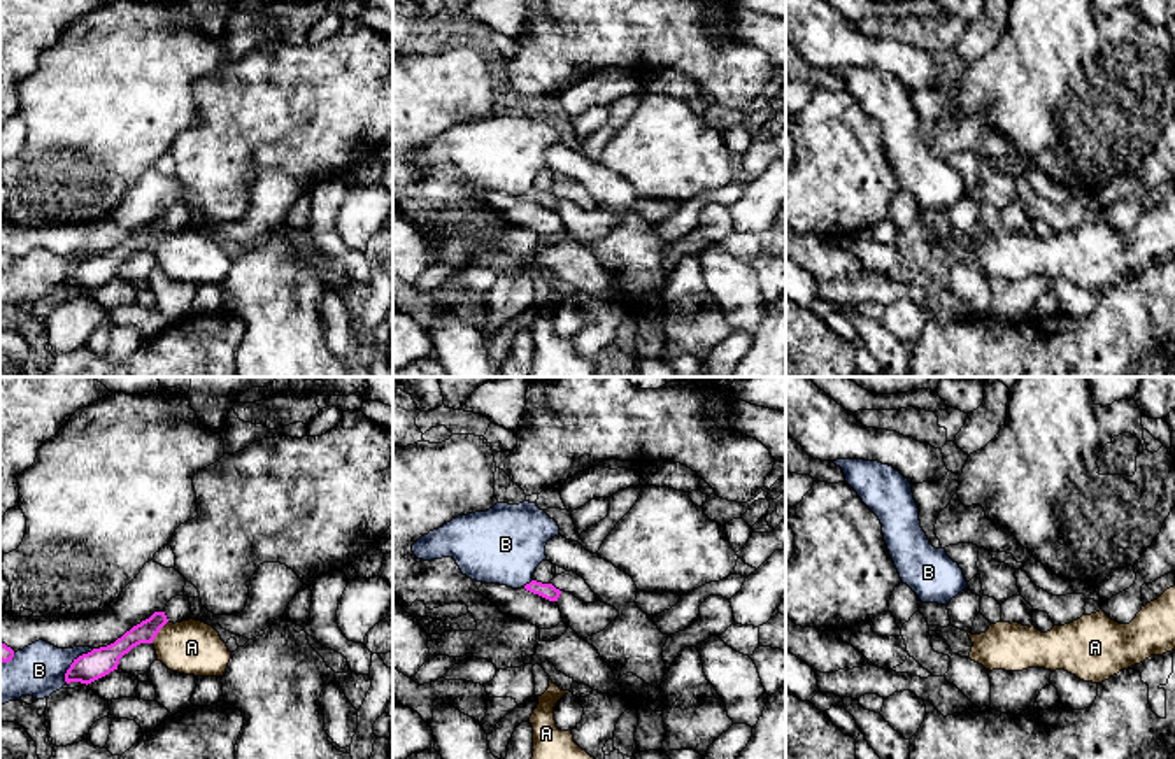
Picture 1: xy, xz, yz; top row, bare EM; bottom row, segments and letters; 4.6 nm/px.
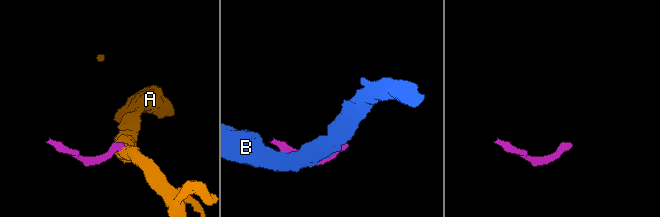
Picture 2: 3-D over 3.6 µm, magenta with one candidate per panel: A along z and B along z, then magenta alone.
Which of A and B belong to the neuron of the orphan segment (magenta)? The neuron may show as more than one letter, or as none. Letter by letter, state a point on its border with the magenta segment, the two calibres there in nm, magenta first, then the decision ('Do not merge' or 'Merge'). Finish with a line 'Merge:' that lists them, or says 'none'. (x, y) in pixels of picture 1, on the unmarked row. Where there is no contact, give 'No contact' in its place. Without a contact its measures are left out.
A: Touches magenta at xy (158, 239). Thickness 100 nm (magenta) against 260 nm. Do not merge
B: Touches magenta at xy (72, 270). Thickness 140 nm (magenta) against 240 nm. Do not merge
Merge: none

